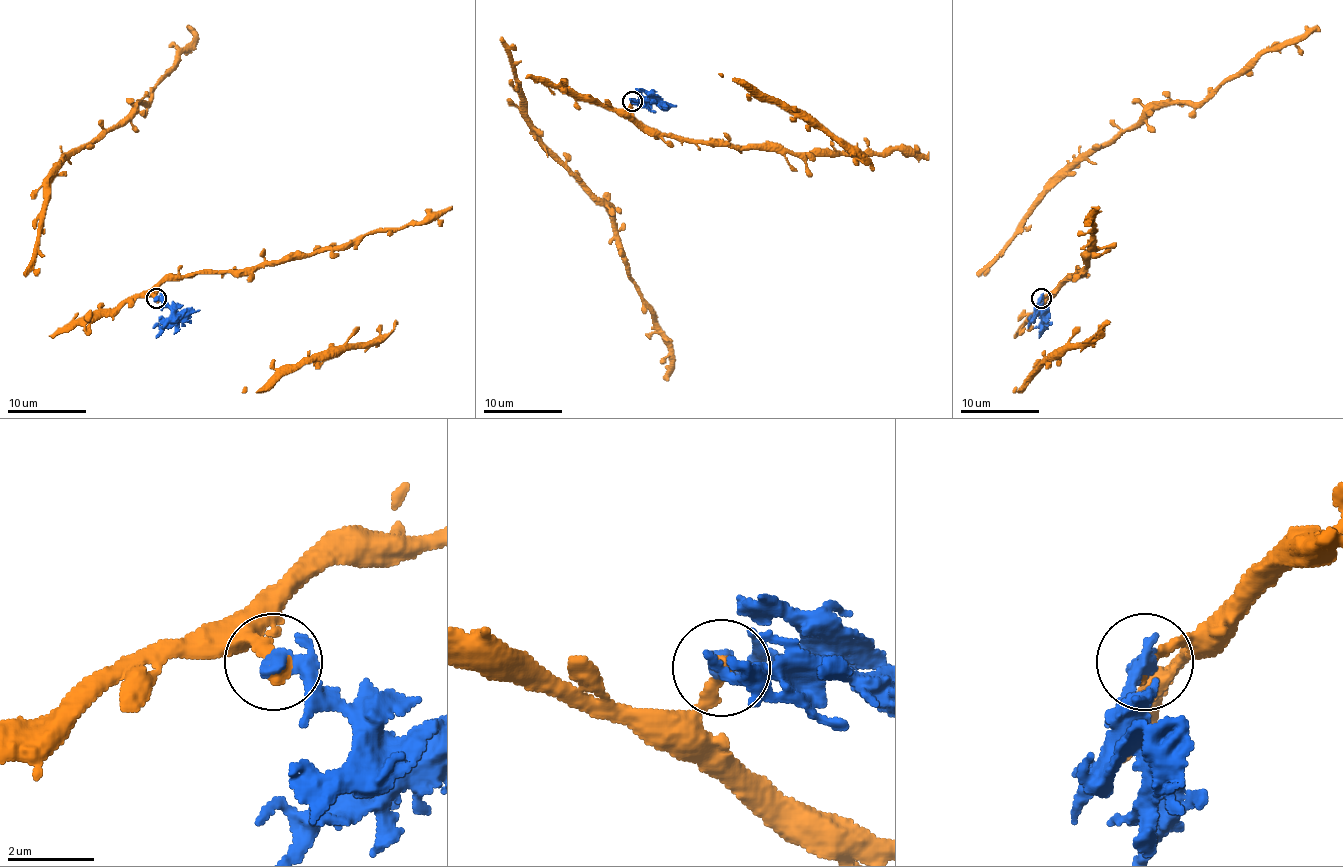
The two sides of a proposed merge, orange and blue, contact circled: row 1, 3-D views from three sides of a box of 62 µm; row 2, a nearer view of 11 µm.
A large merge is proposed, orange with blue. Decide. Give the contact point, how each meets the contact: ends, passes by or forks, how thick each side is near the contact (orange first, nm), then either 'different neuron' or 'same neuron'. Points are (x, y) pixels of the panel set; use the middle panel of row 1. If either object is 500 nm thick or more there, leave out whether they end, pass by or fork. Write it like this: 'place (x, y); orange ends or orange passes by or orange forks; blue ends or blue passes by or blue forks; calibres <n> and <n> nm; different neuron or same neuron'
place (632, 101); orange ends; blue passes by; calibres 400 and 240 nm; different neuron

